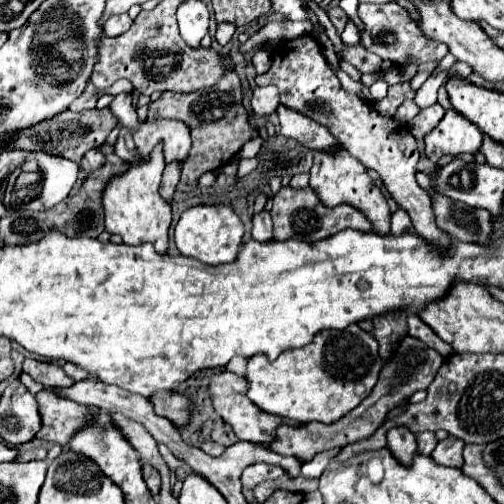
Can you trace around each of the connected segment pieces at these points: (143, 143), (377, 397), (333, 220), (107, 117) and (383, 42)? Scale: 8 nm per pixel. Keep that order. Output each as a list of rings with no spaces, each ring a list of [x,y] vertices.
[[[179,120],[143,122],[135,132],[121,128],[119,140],[115,144],[115,154],[129,164],[143,162],[157,144],[163,144],[165,164],[185,162],[191,148],[189,128]]]
[[[407,336],[399,342],[393,358],[383,366],[379,382],[375,384],[371,394],[357,408],[353,408],[349,414],[345,414],[341,420],[337,420],[333,424],[309,422],[299,428],[291,428],[291,426],[283,424],[277,428],[277,438],[275,438],[275,442],[269,444],[269,448],[279,454],[293,454],[301,460],[311,460],[315,454],[319,454],[323,450],[331,450],[337,446],[343,448],[345,444],[369,438],[385,422],[385,416],[389,414],[389,410],[393,410],[401,400],[409,398],[415,390],[427,390],[427,386],[435,378],[437,370],[441,368],[441,364],[443,364],[443,358],[437,350],[431,350],[429,346],[425,346],[425,342]]]
[[[283,186],[279,190],[279,194],[275,194],[275,198],[273,198],[271,218],[273,218],[275,240],[317,242],[317,240],[325,240],[325,238],[341,232],[341,230],[347,230],[347,228],[361,230],[361,232],[369,232],[371,230],[369,220],[359,210],[355,210],[353,206],[347,206],[347,204],[341,204],[337,208],[325,208],[311,188],[293,190],[289,186]]]
[[[109,108],[103,110],[85,110],[85,112],[69,112],[65,110],[63,114],[55,116],[53,120],[49,118],[49,122],[41,122],[29,130],[25,130],[25,134],[17,134],[17,138],[13,138],[13,142],[9,142],[9,146],[5,146],[5,150],[33,150],[33,152],[49,152],[55,156],[65,156],[73,162],[81,162],[83,154],[91,148],[97,148],[101,144],[105,144],[109,132],[115,128],[117,118],[109,112]]]
[[[397,2],[389,4],[359,4],[359,18],[365,24],[365,32],[361,36],[361,44],[377,54],[383,60],[395,62],[399,68],[405,68],[409,64],[425,64],[425,62],[439,62],[449,50],[445,44],[425,38],[421,34],[421,28],[409,18],[407,10],[401,8]]]

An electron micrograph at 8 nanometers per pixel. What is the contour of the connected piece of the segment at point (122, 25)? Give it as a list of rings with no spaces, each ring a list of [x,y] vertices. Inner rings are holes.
[[[117,14],[105,22],[103,32],[105,32],[105,36],[121,36],[123,32],[127,32],[131,28],[131,24],[133,24],[133,20],[129,18],[129,14]]]

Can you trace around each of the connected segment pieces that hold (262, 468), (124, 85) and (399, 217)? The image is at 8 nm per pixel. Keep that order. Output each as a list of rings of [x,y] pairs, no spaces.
[[[253,464],[249,468],[243,470],[241,476],[241,484],[245,488],[253,488],[255,484],[263,482],[263,480],[275,480],[279,476],[283,476],[285,470],[281,466],[273,466],[273,464]]]
[[[119,79],[117,80],[110,88],[98,91],[98,96],[101,97],[105,94],[111,94],[113,96],[116,96],[123,92],[131,93],[133,91],[133,86],[127,79]]]
[[[397,210],[391,216],[391,234],[405,234],[405,230],[411,230],[411,220],[407,218],[407,212]]]

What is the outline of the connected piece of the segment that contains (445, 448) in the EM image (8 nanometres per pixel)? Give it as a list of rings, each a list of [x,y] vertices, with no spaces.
[[[447,436],[437,444],[433,450],[431,458],[437,460],[441,466],[451,466],[451,468],[461,468],[463,466],[463,442],[459,438]]]

